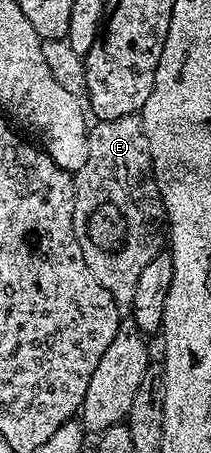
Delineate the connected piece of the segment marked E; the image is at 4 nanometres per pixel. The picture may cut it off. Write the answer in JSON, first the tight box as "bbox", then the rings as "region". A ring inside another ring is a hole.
{"bbox":[74,114,166,305],"region":[[[141,114],[125,115],[115,119],[103,119],[95,122],[89,128],[90,140],[88,141],[88,161],[84,161],[82,168],[74,175],[74,236],[84,253],[84,261],[88,269],[92,269],[92,277],[112,293],[112,297],[120,305],[129,305],[136,293],[136,281],[140,281],[140,272],[152,261],[152,257],[163,254],[164,251],[164,220],[166,210],[162,208],[162,198],[158,192],[158,183],[154,180],[154,166],[148,149],[148,137],[144,133]]]}

